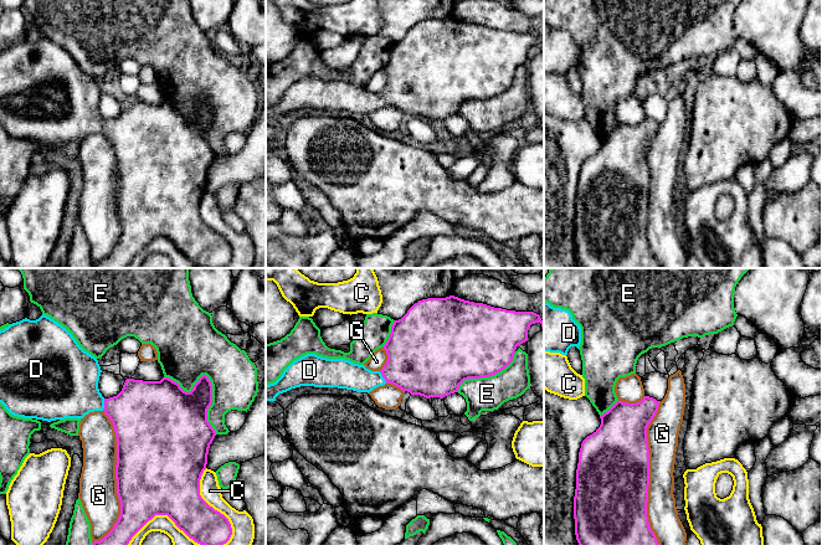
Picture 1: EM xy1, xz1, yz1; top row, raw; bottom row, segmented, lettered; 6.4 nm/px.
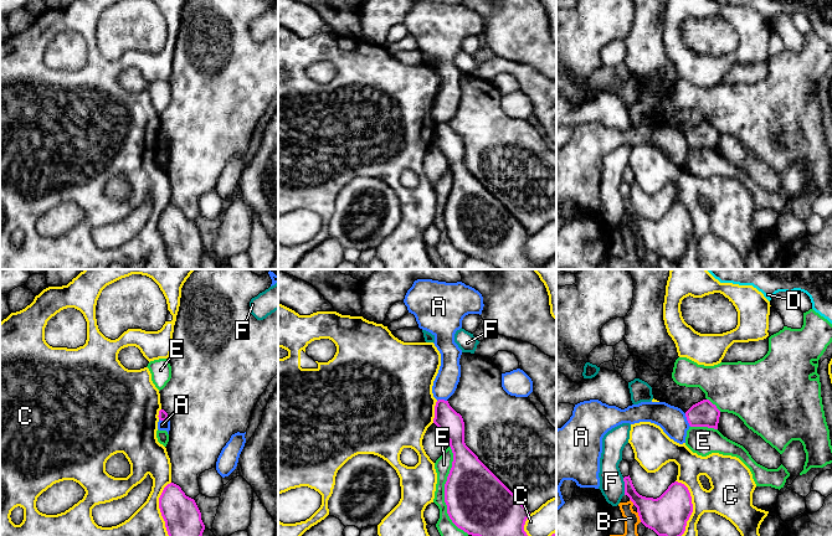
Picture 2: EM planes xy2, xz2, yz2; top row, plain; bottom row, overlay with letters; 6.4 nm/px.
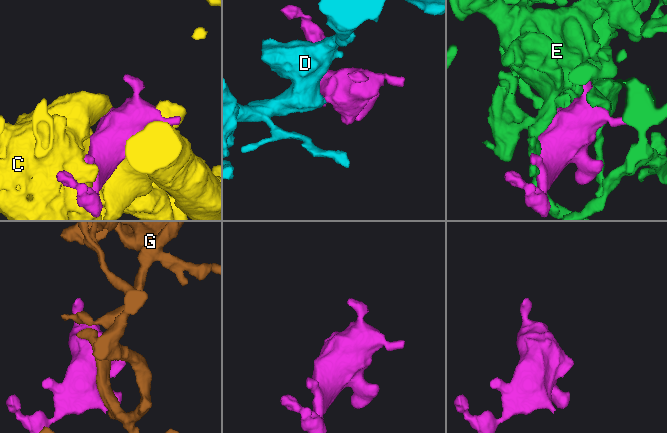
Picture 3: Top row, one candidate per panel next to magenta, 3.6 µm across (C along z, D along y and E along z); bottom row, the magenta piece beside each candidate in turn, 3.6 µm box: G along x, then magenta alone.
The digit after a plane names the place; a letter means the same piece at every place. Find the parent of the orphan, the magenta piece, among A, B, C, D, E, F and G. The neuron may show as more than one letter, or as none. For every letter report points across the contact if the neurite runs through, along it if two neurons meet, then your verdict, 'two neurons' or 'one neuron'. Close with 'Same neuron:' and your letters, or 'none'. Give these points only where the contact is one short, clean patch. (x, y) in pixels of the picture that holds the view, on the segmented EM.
A: along yz2 (684, 413), (691, 426) | two neurons
B: along yz2 (637, 511), (641, 521) | two neurons
C: two neurons
D: across xy1 (142, 414), (104, 405), (75, 394), (70, 389) | one neuron
E: two neurons
F: along yz2 (622, 478), (625, 494) | two neurons
G: two neurons
Same neuron: D

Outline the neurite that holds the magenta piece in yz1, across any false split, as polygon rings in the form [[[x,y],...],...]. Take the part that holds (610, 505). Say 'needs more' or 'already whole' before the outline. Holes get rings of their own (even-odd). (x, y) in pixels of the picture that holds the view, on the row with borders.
already whole; [[[649,396],[637,403],[617,401],[600,416],[600,427],[582,441],[574,497],[575,535],[579,545],[659,545],[647,516],[647,427],[658,406],[659,401]]]

